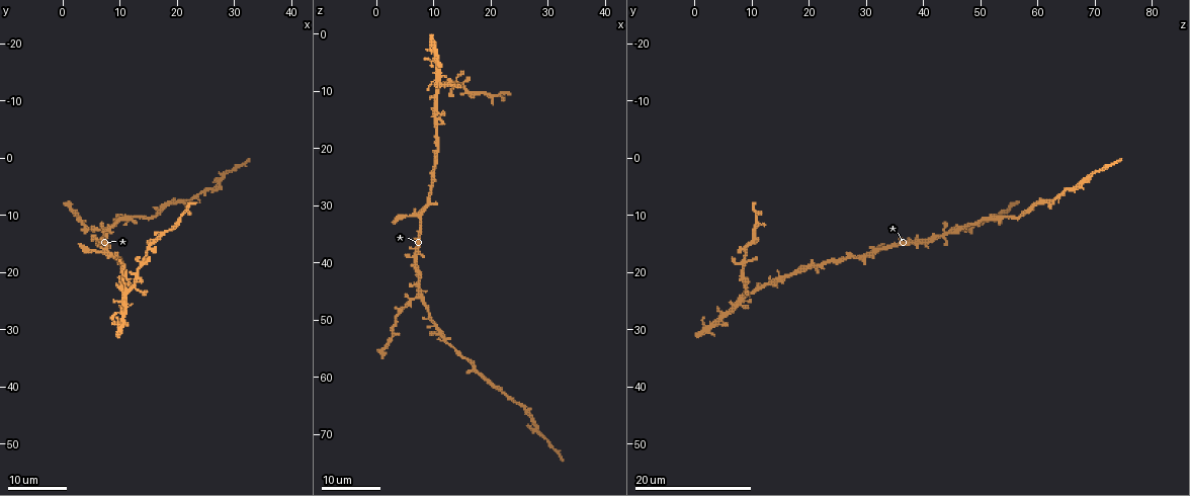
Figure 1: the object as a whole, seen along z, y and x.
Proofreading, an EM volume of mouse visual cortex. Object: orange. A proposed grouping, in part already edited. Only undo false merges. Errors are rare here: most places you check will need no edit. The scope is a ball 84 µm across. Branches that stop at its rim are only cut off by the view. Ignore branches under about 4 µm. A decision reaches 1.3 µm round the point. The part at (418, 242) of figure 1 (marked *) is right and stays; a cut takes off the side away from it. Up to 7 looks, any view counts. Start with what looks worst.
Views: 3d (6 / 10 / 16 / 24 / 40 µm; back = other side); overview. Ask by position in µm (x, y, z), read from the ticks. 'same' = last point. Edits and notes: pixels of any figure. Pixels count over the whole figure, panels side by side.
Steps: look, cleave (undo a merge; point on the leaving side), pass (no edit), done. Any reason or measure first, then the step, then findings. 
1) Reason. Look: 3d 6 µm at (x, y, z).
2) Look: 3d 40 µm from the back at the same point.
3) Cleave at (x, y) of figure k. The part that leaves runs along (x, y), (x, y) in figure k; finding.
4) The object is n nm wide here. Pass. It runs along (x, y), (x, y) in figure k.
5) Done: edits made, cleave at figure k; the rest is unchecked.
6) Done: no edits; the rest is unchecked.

Four or more arms meet. Look: 3d 16 µm at (7.0, 12.0, 46.0).

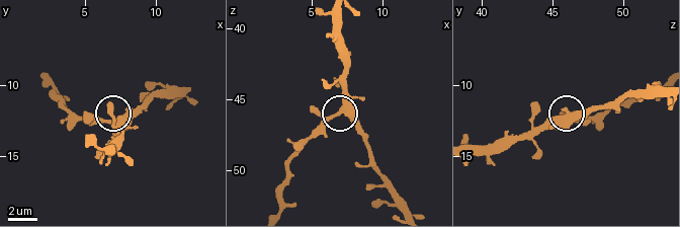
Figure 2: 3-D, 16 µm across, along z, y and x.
Closer look. Look: 3d 10 µm at the same point.

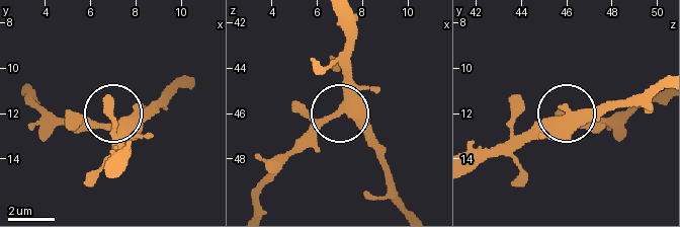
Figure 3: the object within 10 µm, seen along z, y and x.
Pass. It runs along (342, 19), (344, 106), (284, 162) in figure 3; all the same cell.

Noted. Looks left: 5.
Look: 3d 16 µm at (6.5, 16.5, 31.5).

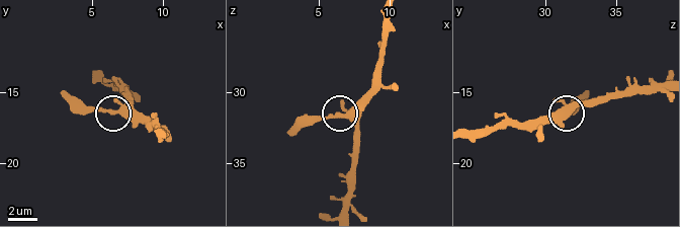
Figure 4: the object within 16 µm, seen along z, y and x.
Look: 3d 6 µm at (6.8, 16.4, 31.8).

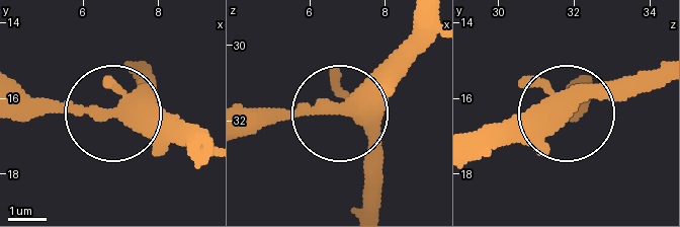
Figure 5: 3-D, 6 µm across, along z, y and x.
The side arm is 5 µm long. Pass. It runs along (368, 203), (358, 126), (339, 116), (252, 116) in figure 5; continuous, no second cell.

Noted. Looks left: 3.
Looks like a crossing. Look: 3d 24 µm at (11.5, 23.5, 9.0).

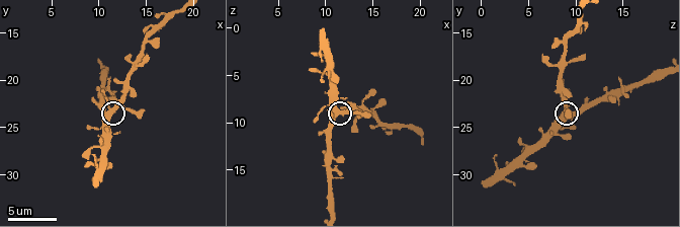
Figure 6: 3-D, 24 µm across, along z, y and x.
Look: 3d 6 µm at (11.4, 23.4, 8.8).

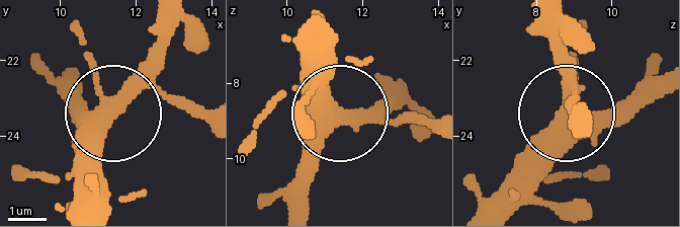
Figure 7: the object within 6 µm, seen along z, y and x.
4 arms meet here. Pass. Continuous, no second cell.

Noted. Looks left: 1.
Done: no edits; the rest is unchecked.

